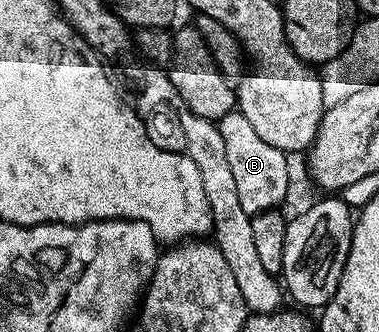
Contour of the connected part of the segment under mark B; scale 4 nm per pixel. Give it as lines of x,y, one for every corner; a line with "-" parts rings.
238,110
229,111
222,119
217,120
220,129
220,137
224,137
224,150
228,152
228,165
232,169
232,177
236,180
236,193
240,197
240,209
250,216
262,214
265,211
272,211
281,208
282,202
286,199
286,194
290,191
290,167
286,164
287,152
276,149
268,145
268,141
263,141
252,129
252,124
248,122
248,117

